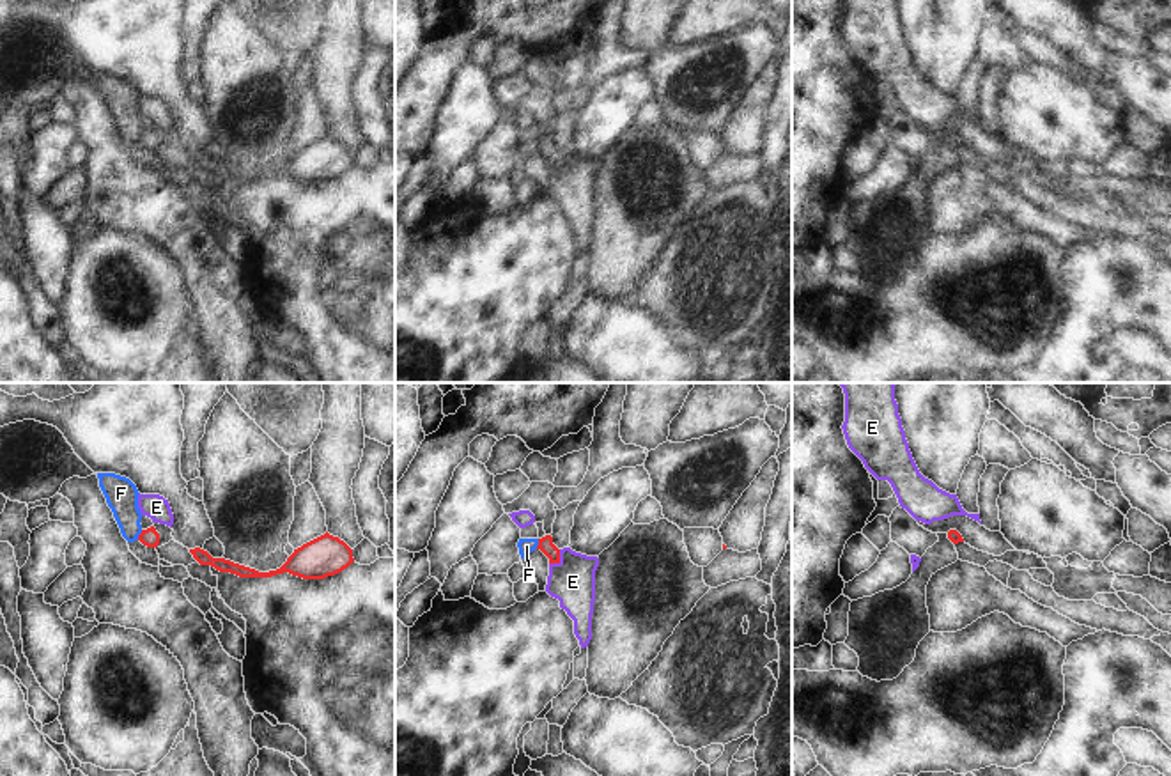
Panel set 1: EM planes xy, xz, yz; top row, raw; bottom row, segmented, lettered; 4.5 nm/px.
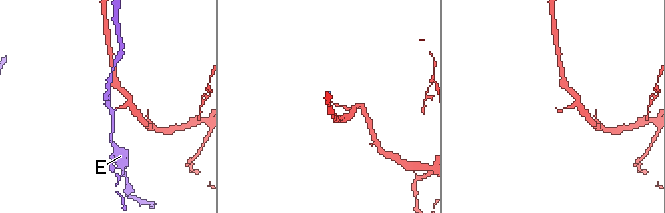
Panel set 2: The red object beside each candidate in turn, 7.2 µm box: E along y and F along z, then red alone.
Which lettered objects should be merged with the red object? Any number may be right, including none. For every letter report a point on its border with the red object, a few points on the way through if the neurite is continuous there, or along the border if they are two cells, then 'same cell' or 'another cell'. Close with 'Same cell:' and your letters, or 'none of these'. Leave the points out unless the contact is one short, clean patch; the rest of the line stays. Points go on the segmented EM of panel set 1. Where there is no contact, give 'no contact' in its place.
E: meets red in xz at (558, 560); another cell
F: meets red in xy at (139, 535); border along xy (142, 530), (137, 539); another cell
Same cell: none of these

